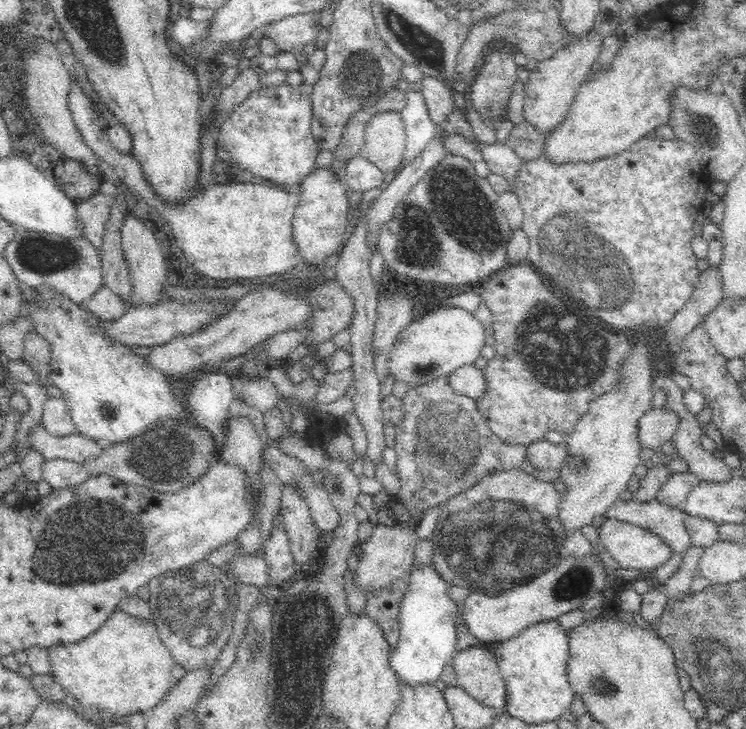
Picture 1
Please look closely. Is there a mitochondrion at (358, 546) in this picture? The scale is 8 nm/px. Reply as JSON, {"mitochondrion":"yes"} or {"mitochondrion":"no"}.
{"mitochondrion":"no"}

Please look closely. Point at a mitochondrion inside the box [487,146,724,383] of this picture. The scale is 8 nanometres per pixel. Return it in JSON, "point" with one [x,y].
{"point":[588,264]}

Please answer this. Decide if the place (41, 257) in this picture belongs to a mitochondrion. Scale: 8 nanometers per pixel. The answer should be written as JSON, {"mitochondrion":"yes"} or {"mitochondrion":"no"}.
{"mitochondrion":"yes"}

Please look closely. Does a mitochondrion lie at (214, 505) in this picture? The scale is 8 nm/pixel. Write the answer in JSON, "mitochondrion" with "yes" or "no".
{"mitochondrion":"no"}

